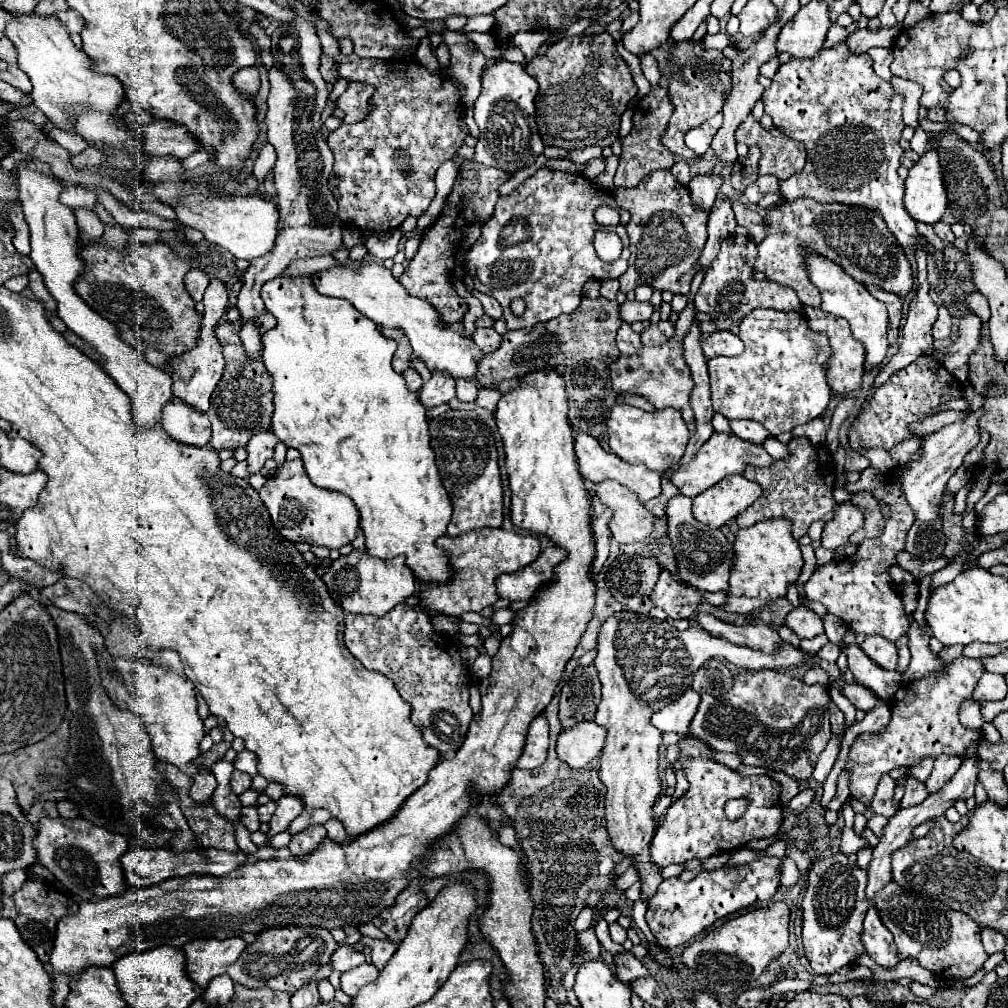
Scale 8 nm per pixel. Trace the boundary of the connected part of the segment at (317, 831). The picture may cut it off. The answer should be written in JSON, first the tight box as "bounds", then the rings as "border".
{"bounds":[289,825,327,855],"border":[[[311,825],[311,829],[303,829],[303,833],[291,835],[289,851],[293,855],[307,855],[321,843],[321,839],[325,835],[327,835],[327,831],[323,825]]]}

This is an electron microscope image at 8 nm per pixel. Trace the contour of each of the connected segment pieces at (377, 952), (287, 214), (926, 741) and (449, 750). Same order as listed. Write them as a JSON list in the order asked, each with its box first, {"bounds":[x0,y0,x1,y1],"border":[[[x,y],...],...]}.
[{"bounds":[361,937,397,969],"border":[[[361,937],[361,943],[371,949],[371,963],[377,969],[383,969],[383,965],[393,957],[397,945],[391,941],[381,941],[381,939],[371,939],[371,937]]]},{"bounds":[237,21,345,359],"border":[[[295,21],[291,29],[275,29],[271,33],[271,53],[275,57],[269,69],[271,93],[267,99],[267,141],[277,151],[277,161],[273,167],[273,181],[277,189],[277,209],[279,209],[279,235],[275,239],[275,249],[271,253],[251,261],[243,275],[243,287],[237,295],[237,309],[241,313],[243,325],[239,331],[241,343],[247,357],[257,359],[261,355],[261,333],[255,323],[259,315],[265,313],[259,289],[269,279],[281,275],[287,265],[295,259],[333,255],[345,249],[343,229],[337,215],[337,201],[329,189],[329,175],[333,169],[333,153],[321,135],[321,113],[327,107],[327,85],[319,73],[321,45],[315,27],[309,21]]]},{"bounds":[847,657,985,803],"border":[[[957,657],[939,677],[903,683],[891,703],[893,713],[889,727],[883,733],[861,733],[849,751],[847,769],[851,771],[851,795],[861,803],[871,803],[879,775],[895,767],[913,767],[923,757],[939,757],[943,753],[961,757],[961,753],[967,753],[971,741],[983,737],[983,729],[963,727],[957,713],[963,701],[975,701],[973,691],[983,673],[985,669],[979,659]]]},{"bounds":[345,603,473,759],"border":[[[405,603],[395,605],[395,609],[391,609],[391,613],[385,613],[383,617],[347,613],[345,645],[351,651],[351,655],[357,657],[367,669],[379,671],[395,683],[399,695],[411,705],[411,721],[421,729],[425,743],[439,751],[441,759],[449,759],[449,755],[453,755],[461,747],[473,717],[473,711],[469,707],[469,689],[467,689],[469,671],[463,665],[461,653],[451,653],[447,639],[433,629],[427,613],[415,611]]]}]

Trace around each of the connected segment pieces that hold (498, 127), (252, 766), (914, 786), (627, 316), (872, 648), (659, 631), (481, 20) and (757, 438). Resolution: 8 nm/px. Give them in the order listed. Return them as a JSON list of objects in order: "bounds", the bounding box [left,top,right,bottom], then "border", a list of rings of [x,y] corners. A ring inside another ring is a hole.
[{"bounds":[475,59,545,173],"border":[[[501,59],[495,65],[485,67],[481,75],[481,95],[475,101],[475,123],[479,125],[479,143],[475,145],[475,161],[487,167],[499,167],[507,173],[515,173],[529,167],[537,155],[545,151],[535,121],[535,97],[537,81],[525,71],[521,63]]]},{"bounds":[235,751,259,777],"border":[[[241,751],[239,755],[237,755],[237,759],[235,759],[235,769],[239,769],[239,771],[243,771],[243,773],[249,773],[251,777],[255,777],[255,773],[257,773],[257,763],[259,763],[259,759],[257,759],[257,755],[253,753],[253,751]]]},{"bounds":[901,773,927,807],"border":[[[905,773],[905,795],[901,799],[901,807],[911,807],[911,805],[919,805],[925,797],[927,797],[927,787],[923,781],[913,781],[911,773]]]},{"bounds":[619,301,655,323],"border":[[[625,301],[621,307],[619,307],[619,313],[621,313],[621,319],[627,321],[627,323],[633,323],[633,321],[641,321],[641,323],[649,323],[653,313],[655,313],[655,307],[653,303],[639,303],[639,301]]]},{"bounds":[859,635,897,669],"border":[[[867,635],[865,641],[859,645],[877,665],[885,669],[895,669],[897,667],[897,647],[895,643],[887,641],[885,637],[879,635]]]},{"bounds":[595,611,817,899],"border":[[[621,611],[611,615],[599,629],[597,635],[597,657],[595,657],[595,667],[599,671],[599,681],[603,685],[601,689],[601,703],[597,707],[595,723],[603,725],[607,733],[605,747],[601,751],[601,781],[607,787],[607,799],[605,799],[605,809],[607,809],[607,829],[611,835],[611,841],[615,849],[623,851],[625,855],[635,855],[635,867],[639,869],[643,889],[641,897],[649,899],[655,895],[659,883],[663,881],[659,875],[659,867],[651,863],[649,859],[649,843],[653,837],[655,829],[655,817],[651,813],[651,807],[655,803],[655,797],[659,795],[661,781],[657,777],[657,767],[659,767],[659,755],[657,749],[661,745],[661,731],[651,725],[651,715],[655,709],[661,709],[681,693],[685,693],[691,685],[691,679],[695,671],[711,657],[725,657],[729,663],[733,663],[739,669],[749,669],[749,671],[761,671],[761,669],[795,669],[807,663],[807,659],[815,659],[817,655],[811,655],[809,651],[795,649],[791,643],[779,645],[779,653],[759,653],[759,649],[747,649],[747,645],[731,645],[729,641],[723,641],[721,637],[713,637],[701,627],[689,627],[685,631],[679,631],[671,627],[667,621],[649,617],[649,615],[637,615],[629,611]]]},{"bounds":[463,15,495,33],"border":[[[479,15],[479,17],[471,17],[467,21],[467,25],[463,27],[463,31],[483,31],[489,33],[495,27],[495,17],[493,15]]]},{"bounds":[729,419,769,443],"border":[[[731,419],[729,421],[731,431],[743,439],[749,439],[751,443],[763,443],[763,437],[769,437],[767,429],[763,425],[757,425],[755,421],[739,421],[739,419]]]}]

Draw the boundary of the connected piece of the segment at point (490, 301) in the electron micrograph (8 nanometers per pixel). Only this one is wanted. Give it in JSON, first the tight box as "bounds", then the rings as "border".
{"bounds":[467,288,503,320],"border":[[[467,288],[474,297],[478,298],[483,305],[484,311],[491,318],[498,320],[503,314],[503,309],[500,304],[491,296],[478,292],[475,289]]]}

